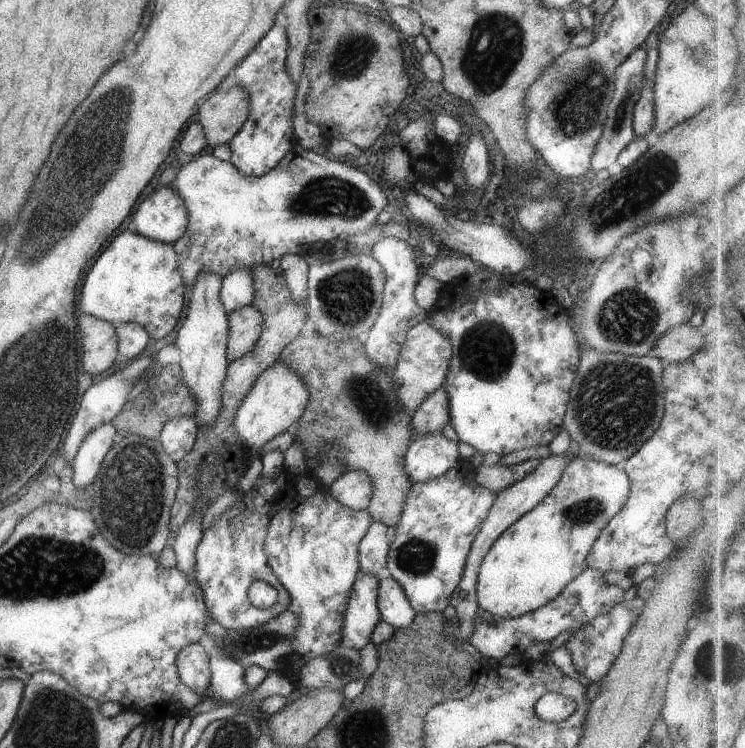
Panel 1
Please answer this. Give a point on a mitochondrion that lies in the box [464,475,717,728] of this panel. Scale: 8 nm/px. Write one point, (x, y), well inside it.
(579, 514)

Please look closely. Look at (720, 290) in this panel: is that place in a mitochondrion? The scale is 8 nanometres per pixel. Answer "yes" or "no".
no

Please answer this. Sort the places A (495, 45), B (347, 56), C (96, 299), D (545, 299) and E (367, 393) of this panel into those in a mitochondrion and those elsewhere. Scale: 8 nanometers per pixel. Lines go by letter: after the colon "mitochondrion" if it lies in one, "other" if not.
A: mitochondrion
B: mitochondrion
C: other
D: other
E: mitochondrion

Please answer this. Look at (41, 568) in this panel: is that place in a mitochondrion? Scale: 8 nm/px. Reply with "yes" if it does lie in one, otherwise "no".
yes

